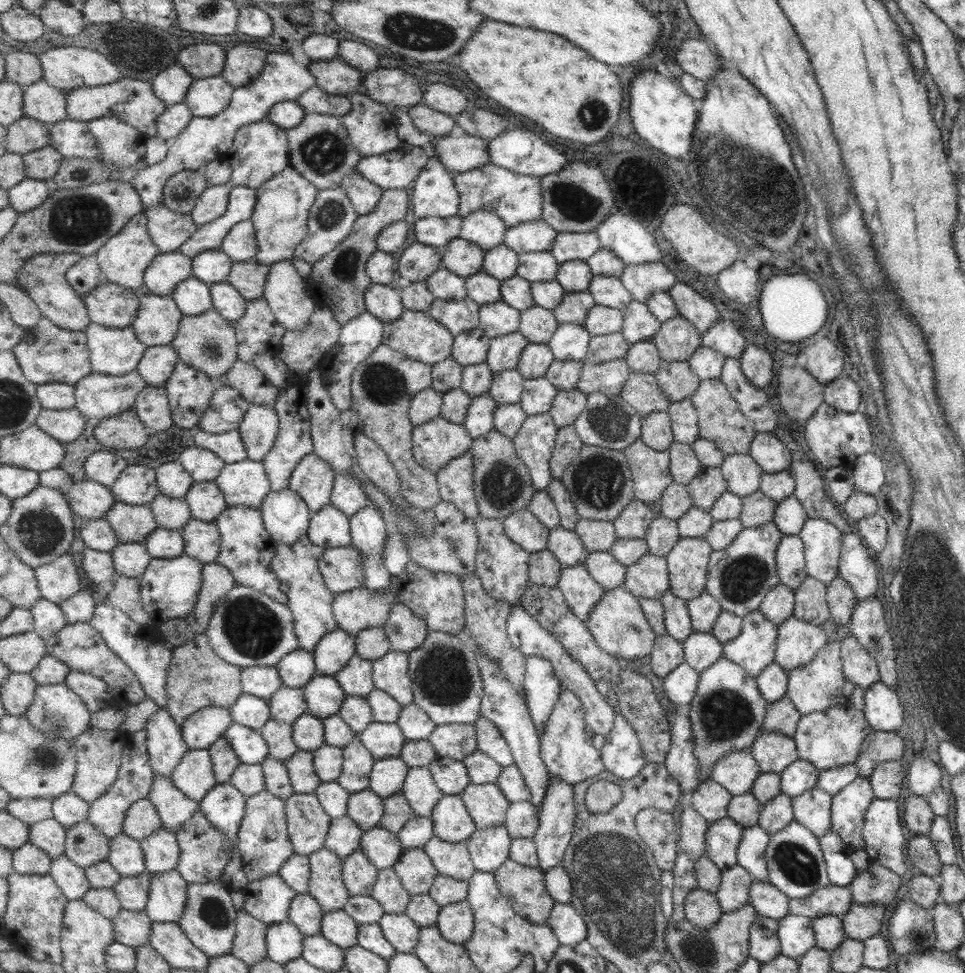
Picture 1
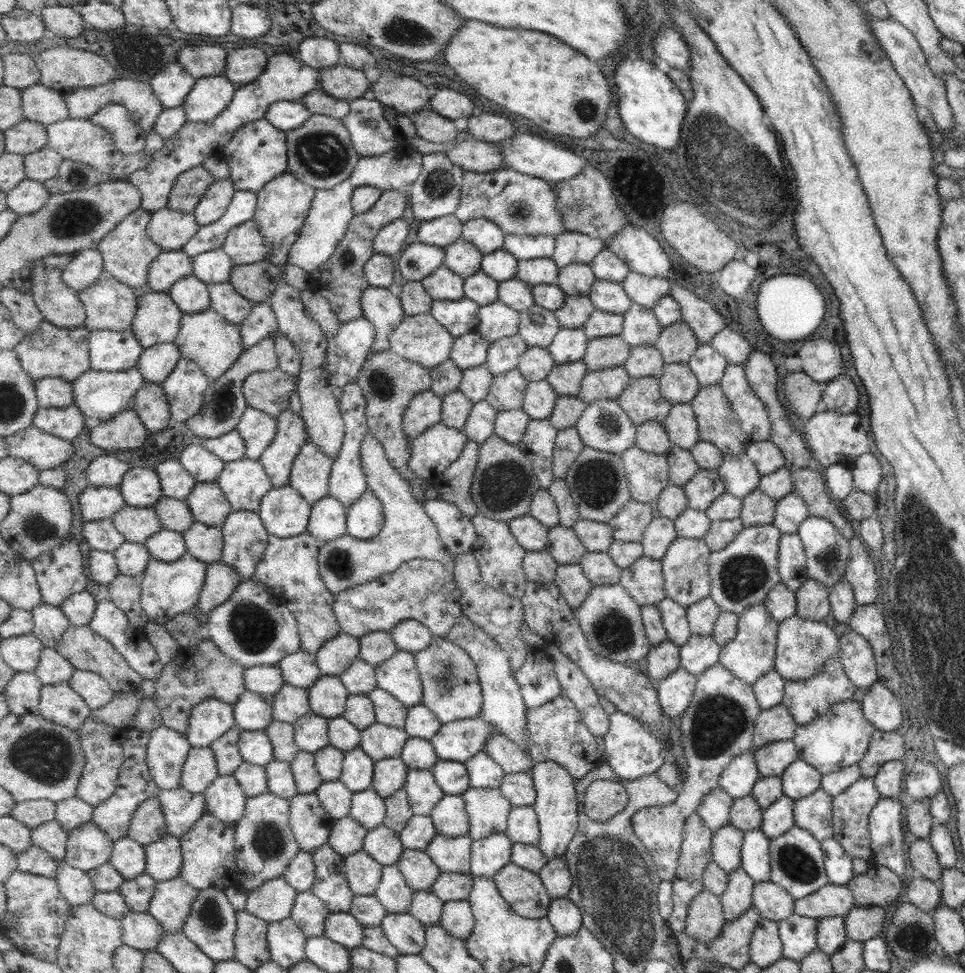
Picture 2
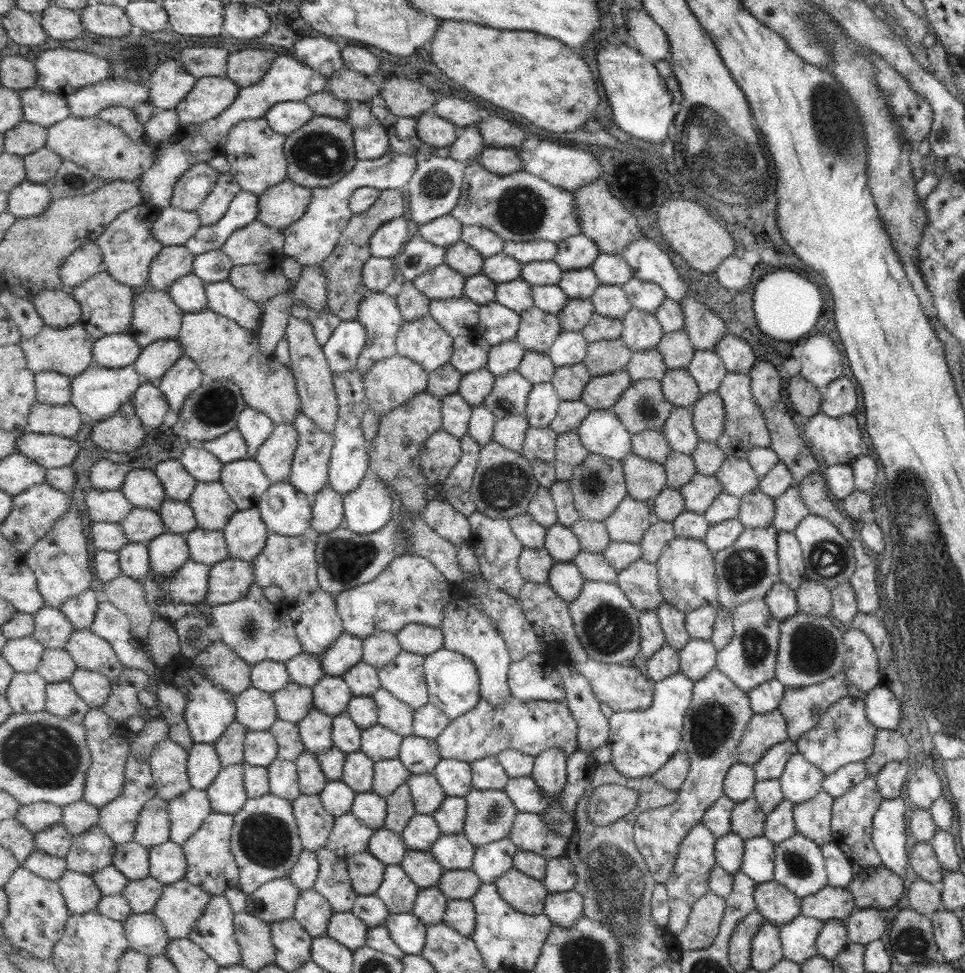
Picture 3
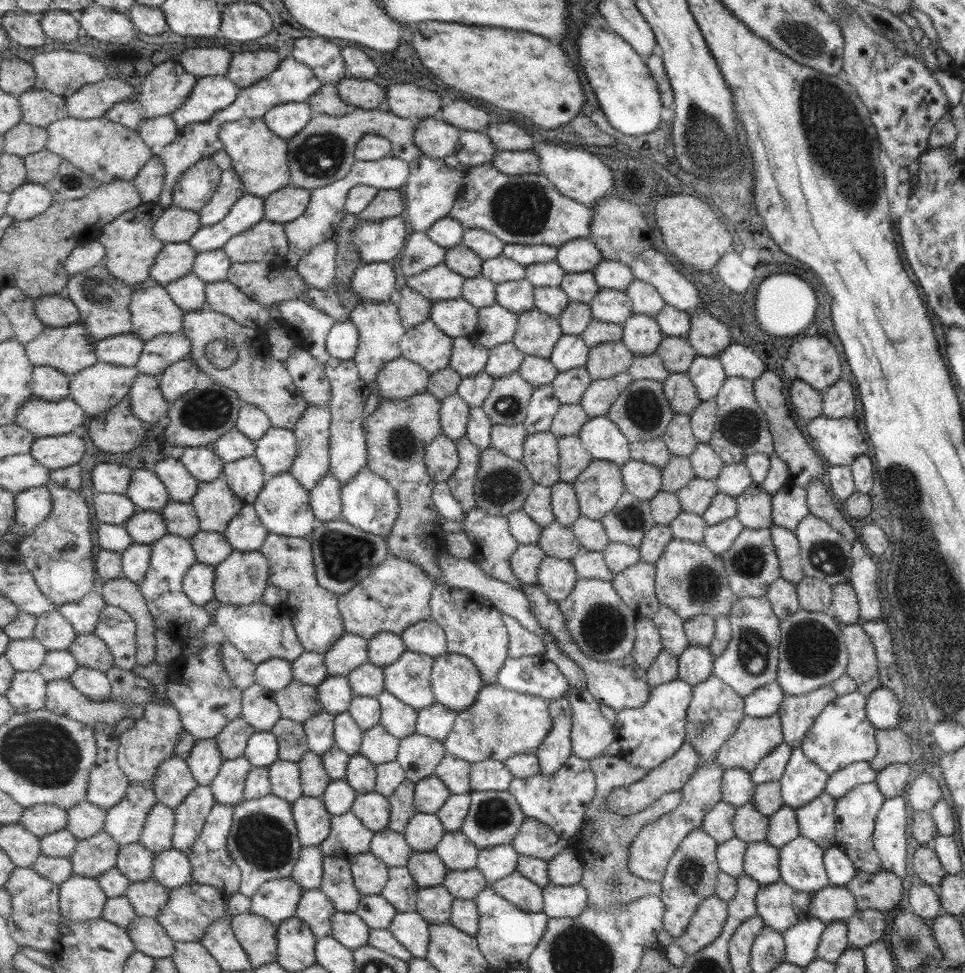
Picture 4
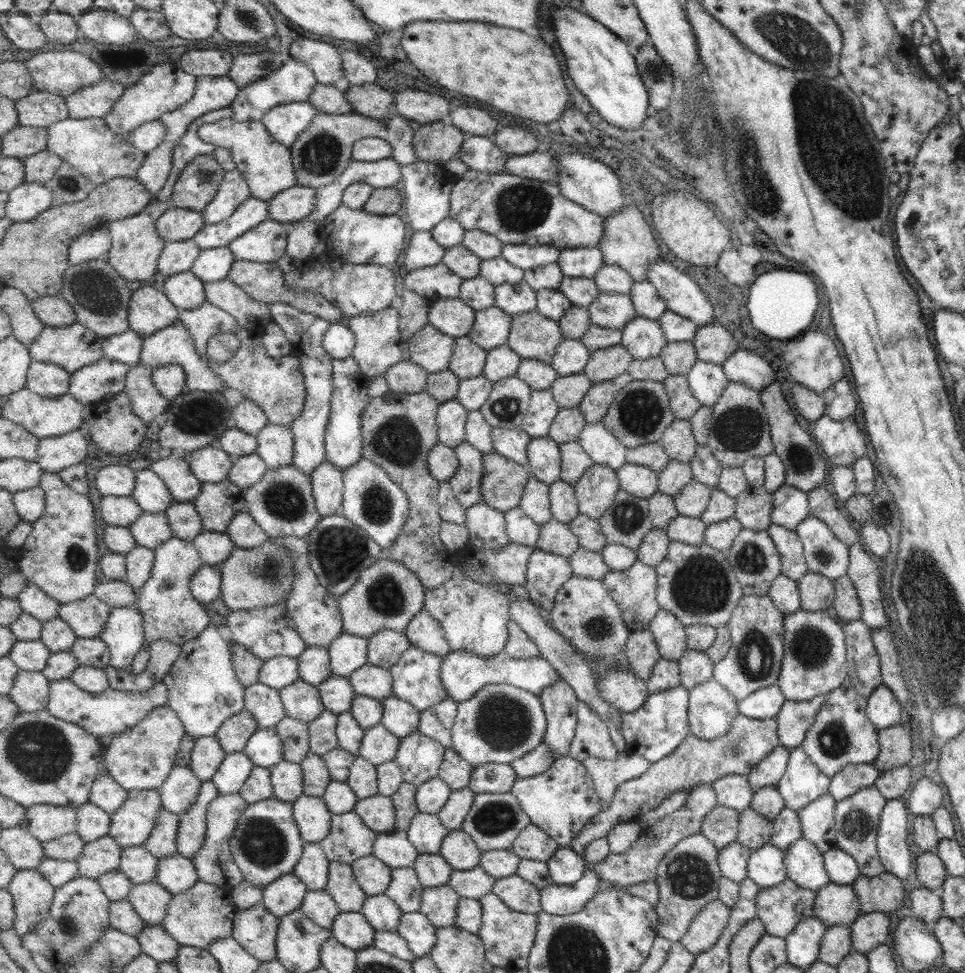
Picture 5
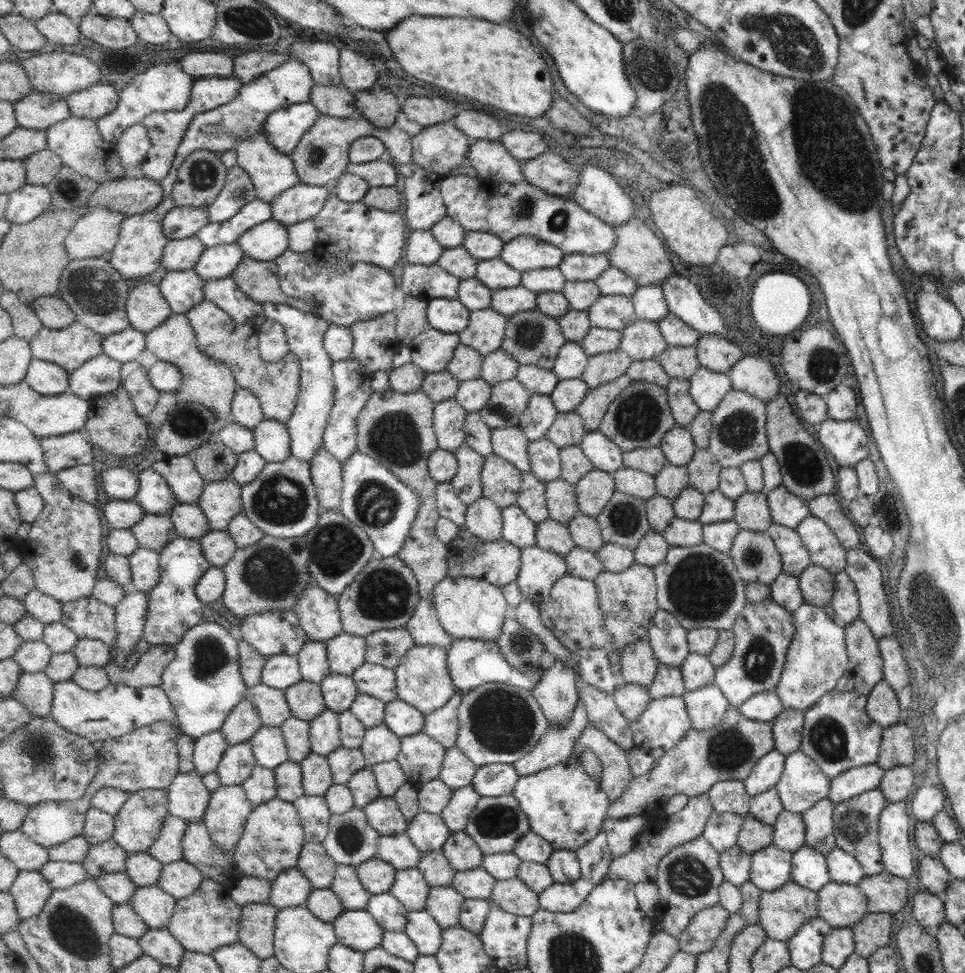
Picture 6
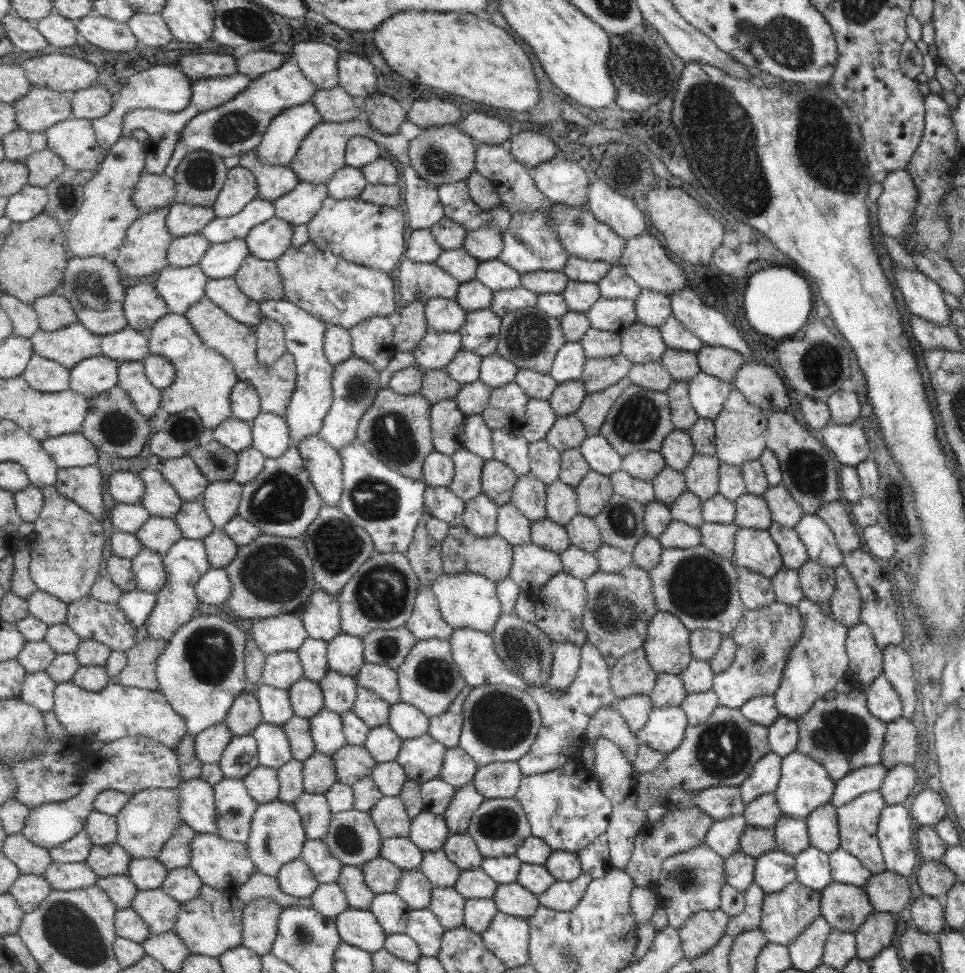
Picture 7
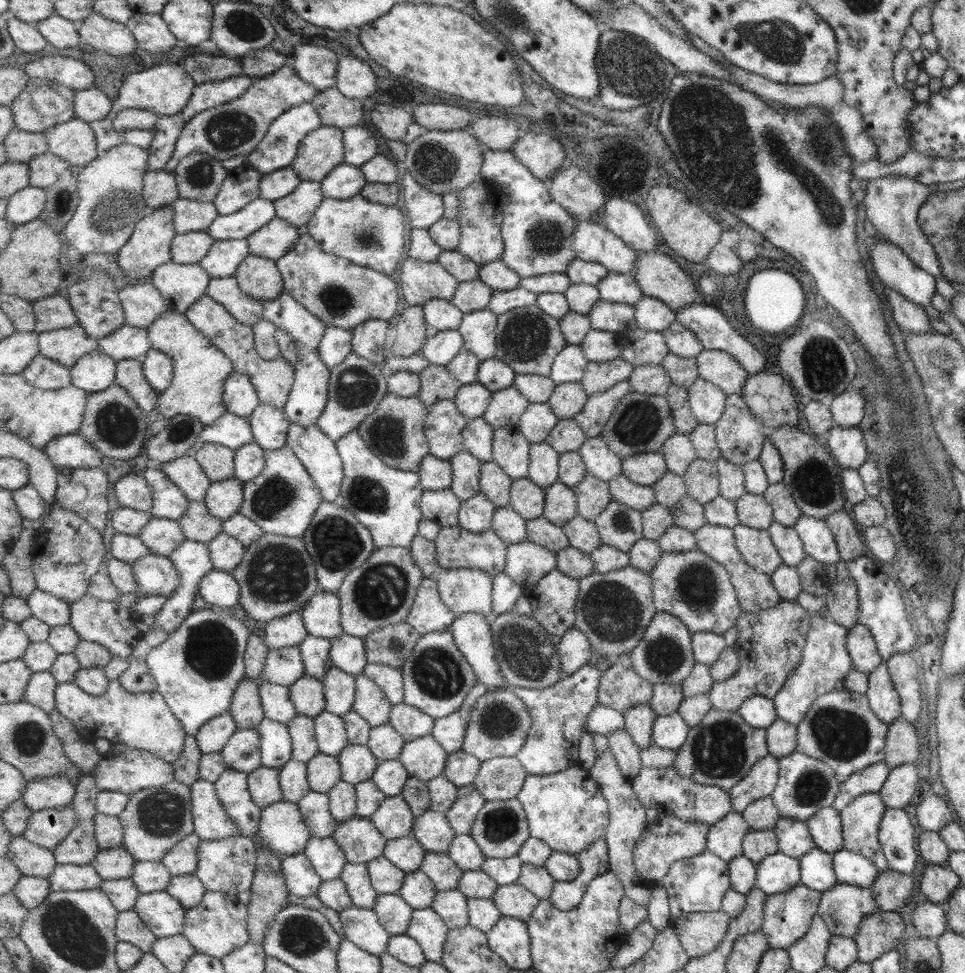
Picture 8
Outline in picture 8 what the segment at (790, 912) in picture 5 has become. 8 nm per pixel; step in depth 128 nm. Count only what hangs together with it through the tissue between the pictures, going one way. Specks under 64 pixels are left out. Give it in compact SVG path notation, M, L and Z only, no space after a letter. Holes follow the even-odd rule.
M800 882L785 892L766 895L760 932L766 936L768 947L785 950L795 940L802 938L809 929L811 918L816 915L820 896L819 891L807 888Z

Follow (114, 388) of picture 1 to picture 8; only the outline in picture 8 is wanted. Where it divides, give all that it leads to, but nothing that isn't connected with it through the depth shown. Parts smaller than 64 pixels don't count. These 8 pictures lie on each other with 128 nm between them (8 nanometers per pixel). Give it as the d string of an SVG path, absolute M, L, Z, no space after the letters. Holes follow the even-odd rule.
M101 350L79 358L70 368L72 384L90 393L107 390L116 384L118 361Z

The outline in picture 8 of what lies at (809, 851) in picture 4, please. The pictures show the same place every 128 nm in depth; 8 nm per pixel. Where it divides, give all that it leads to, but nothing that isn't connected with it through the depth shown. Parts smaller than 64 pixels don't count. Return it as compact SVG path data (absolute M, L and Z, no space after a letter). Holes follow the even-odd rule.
M814 846L798 858L798 863L799 882L807 888L822 893L837 883L831 866L831 853L823 852Z

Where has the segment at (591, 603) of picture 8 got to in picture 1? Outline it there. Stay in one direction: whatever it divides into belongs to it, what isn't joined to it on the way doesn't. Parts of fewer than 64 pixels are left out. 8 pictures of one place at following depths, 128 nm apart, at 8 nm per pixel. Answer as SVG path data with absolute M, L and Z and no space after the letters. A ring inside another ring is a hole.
M647 553L636 564L627 567L624 586L637 598L661 599L670 590L670 571L666 557Z

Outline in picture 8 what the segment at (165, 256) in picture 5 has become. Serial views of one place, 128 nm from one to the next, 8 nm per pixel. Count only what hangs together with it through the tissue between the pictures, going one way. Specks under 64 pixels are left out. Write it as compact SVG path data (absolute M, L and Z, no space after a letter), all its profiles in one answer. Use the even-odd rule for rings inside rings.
M208 231L177 234L172 244L173 260L183 264L199 263L210 254L215 241Z

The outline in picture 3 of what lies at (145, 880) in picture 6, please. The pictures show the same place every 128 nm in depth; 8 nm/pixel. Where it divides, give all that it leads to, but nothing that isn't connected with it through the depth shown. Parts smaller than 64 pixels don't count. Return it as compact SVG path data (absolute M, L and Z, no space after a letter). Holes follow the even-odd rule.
M126 842L118 846L115 853L115 865L131 881L141 880L150 876L150 849L135 842Z

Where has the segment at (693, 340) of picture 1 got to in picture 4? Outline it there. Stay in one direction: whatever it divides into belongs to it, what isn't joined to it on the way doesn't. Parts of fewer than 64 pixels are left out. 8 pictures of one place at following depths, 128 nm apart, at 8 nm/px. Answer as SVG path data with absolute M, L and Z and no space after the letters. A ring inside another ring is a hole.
M667 337L658 348L658 355L664 360L671 373L687 373L698 351L687 337Z

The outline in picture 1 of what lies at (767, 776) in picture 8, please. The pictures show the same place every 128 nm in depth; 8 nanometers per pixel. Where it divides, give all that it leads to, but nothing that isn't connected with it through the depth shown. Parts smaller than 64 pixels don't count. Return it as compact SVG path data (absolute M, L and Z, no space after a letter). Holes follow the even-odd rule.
M761 731L749 748L755 762L758 763L758 770L763 773L780 773L789 763L798 759L792 737L781 733Z

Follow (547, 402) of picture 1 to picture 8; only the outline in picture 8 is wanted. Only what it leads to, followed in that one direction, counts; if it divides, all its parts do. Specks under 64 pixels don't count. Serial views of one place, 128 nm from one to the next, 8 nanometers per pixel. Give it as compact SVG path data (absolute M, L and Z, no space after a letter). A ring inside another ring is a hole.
M530 403L517 428L532 444L544 443L559 421L560 418L549 403Z

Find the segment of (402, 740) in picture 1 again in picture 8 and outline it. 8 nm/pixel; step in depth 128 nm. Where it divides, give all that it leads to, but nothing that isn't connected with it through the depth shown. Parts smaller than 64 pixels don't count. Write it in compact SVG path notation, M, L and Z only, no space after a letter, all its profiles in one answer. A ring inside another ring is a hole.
M387 723L371 729L367 746L380 761L390 761L402 756L406 741L394 726Z

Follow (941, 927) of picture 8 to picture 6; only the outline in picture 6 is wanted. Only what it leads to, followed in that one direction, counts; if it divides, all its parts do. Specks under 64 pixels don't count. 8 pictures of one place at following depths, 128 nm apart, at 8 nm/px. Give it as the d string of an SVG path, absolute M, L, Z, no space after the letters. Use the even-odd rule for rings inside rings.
M923 888L911 898L911 906L913 917L924 930L939 927L945 921L942 902Z

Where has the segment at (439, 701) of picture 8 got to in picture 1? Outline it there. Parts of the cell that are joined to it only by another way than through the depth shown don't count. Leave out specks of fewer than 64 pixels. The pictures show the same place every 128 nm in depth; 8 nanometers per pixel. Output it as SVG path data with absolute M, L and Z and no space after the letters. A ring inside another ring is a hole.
M391 649L385 656L374 660L374 683L377 689L387 691L402 706L414 702L414 680L410 676L410 654Z

